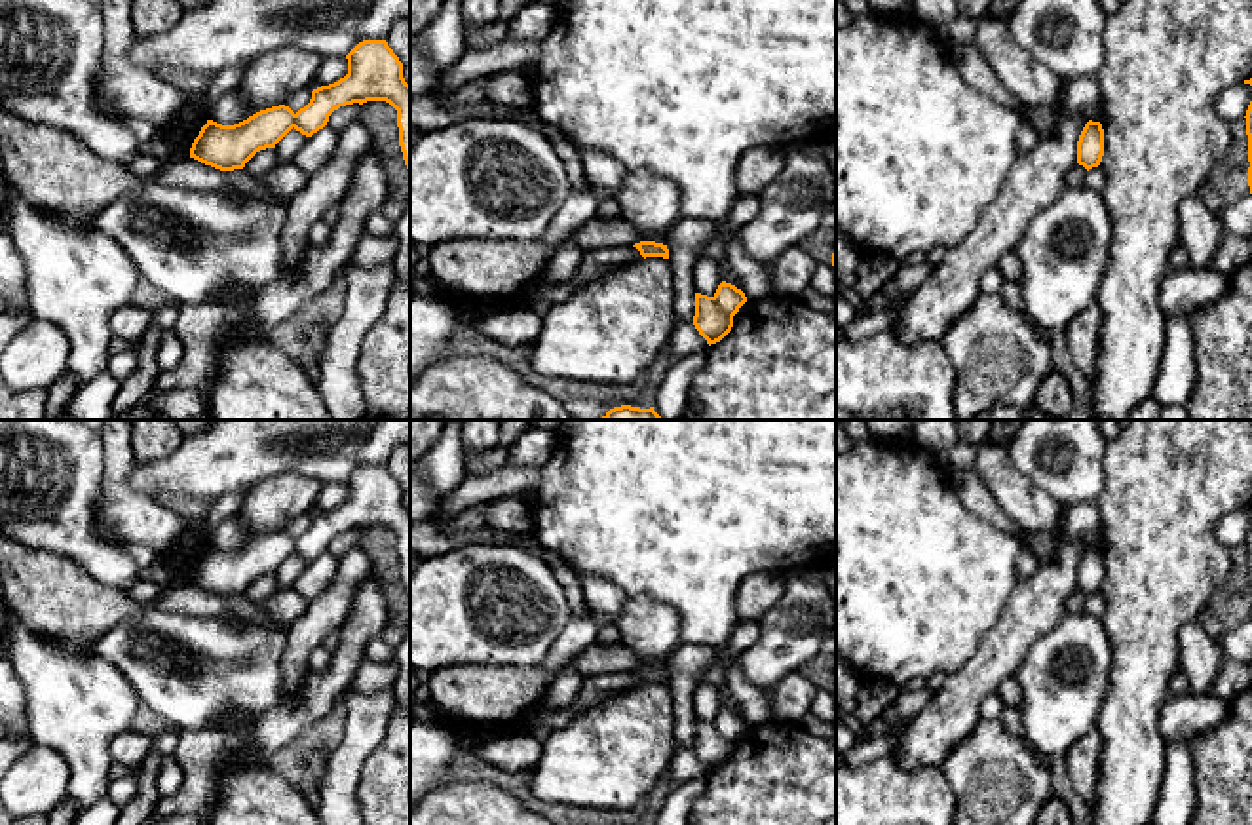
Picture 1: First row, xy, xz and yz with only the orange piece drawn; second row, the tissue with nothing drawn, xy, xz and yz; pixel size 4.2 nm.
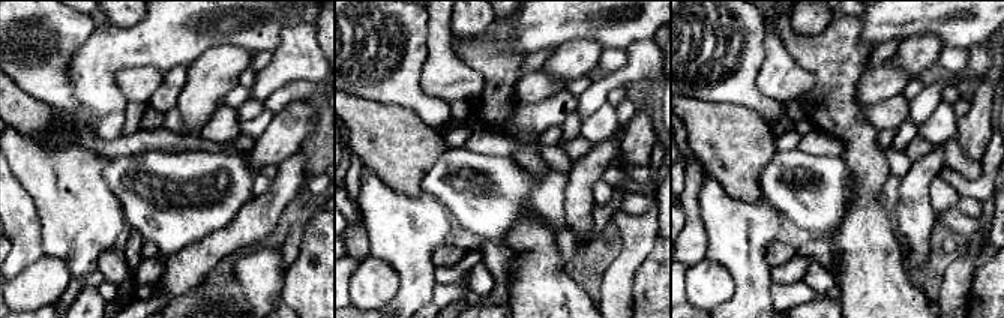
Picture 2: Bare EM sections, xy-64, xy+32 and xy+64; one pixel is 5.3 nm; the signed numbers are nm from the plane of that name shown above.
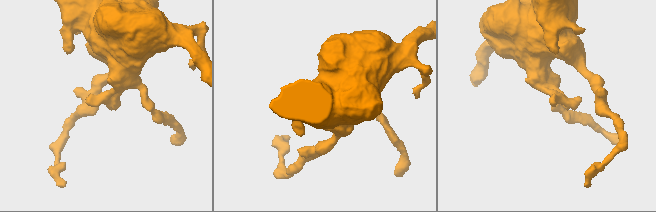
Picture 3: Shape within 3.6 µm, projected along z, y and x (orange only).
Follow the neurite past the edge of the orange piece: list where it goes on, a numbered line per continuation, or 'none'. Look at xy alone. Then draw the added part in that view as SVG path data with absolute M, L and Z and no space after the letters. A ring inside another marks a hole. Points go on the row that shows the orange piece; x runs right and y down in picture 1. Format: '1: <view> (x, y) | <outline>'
none

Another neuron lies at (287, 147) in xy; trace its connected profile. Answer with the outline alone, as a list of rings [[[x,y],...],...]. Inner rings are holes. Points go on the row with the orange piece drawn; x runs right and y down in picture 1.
[[[294,127],[275,144],[277,165],[294,163],[296,150],[306,143],[306,135]]]

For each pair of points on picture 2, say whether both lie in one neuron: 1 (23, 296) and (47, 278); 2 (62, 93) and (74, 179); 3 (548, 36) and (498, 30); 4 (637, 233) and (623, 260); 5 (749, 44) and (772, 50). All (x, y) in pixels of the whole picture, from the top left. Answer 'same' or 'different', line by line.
1: same
2: different
3: same
4: same
5: different

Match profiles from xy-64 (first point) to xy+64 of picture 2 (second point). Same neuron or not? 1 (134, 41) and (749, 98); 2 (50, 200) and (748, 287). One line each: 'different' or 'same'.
1: different
2: same

